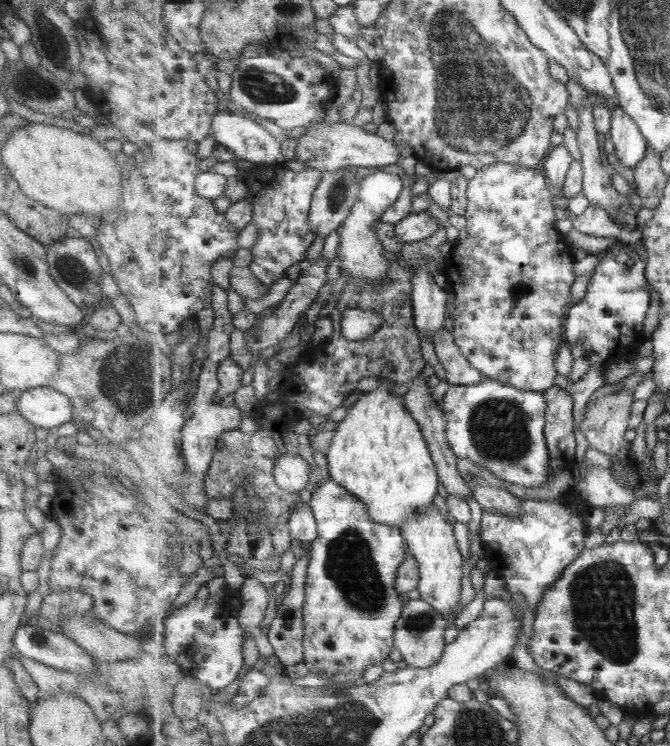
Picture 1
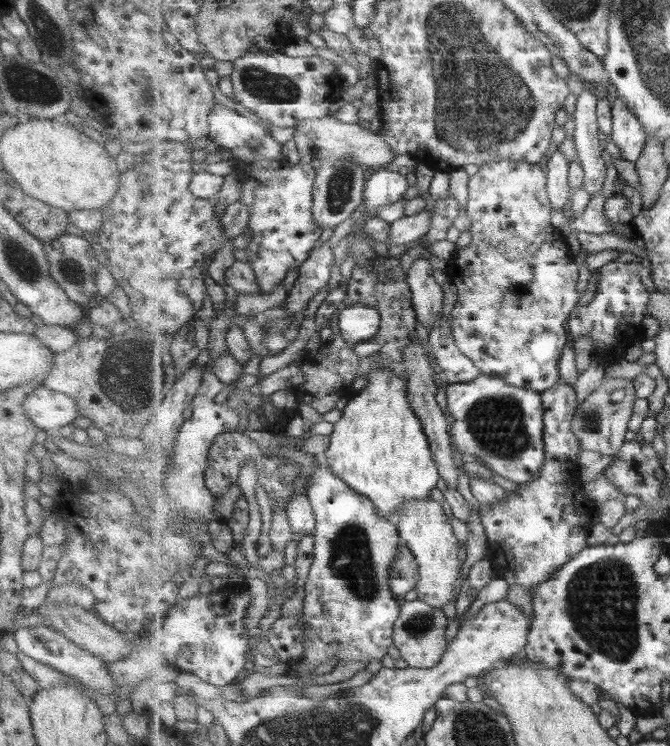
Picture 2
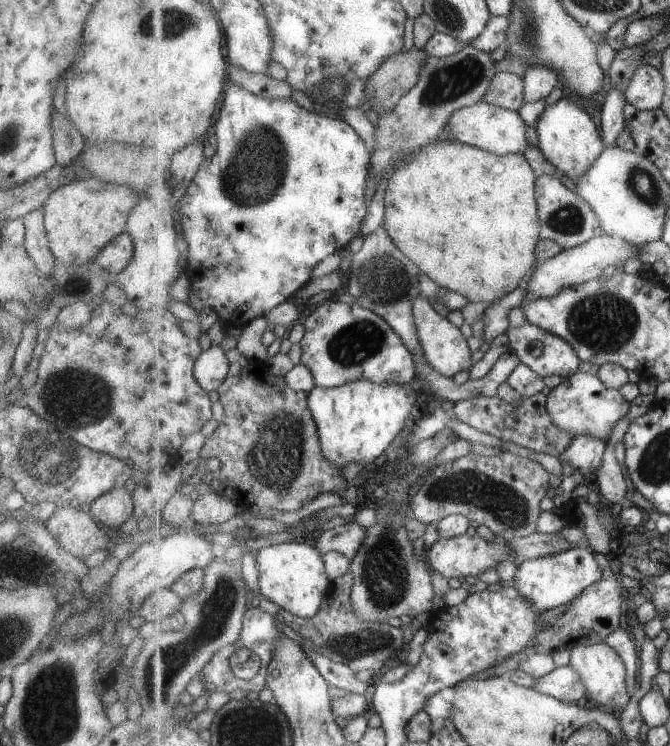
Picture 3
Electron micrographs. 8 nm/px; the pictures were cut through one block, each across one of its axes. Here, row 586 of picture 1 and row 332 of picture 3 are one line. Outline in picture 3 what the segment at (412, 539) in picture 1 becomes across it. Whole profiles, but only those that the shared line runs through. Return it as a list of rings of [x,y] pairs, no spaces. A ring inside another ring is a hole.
[[[419,296],[415,300],[415,322],[419,330],[421,345],[425,350],[425,359],[444,376],[454,378],[457,374],[467,370],[471,372],[474,366],[473,356],[471,356],[471,348],[468,344],[468,339],[463,336],[461,328],[457,328],[453,322],[449,322],[446,316],[441,316],[427,298]]]

